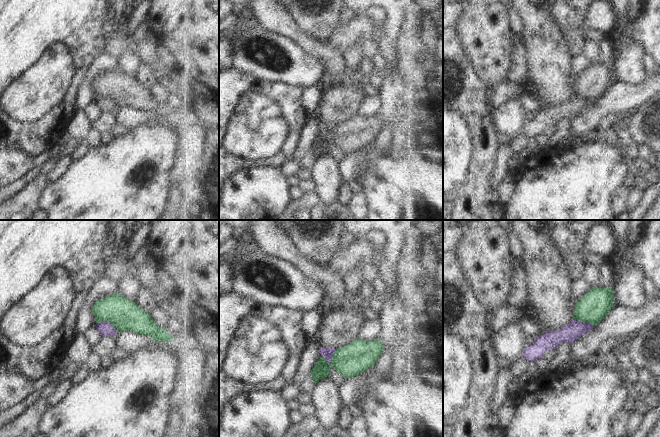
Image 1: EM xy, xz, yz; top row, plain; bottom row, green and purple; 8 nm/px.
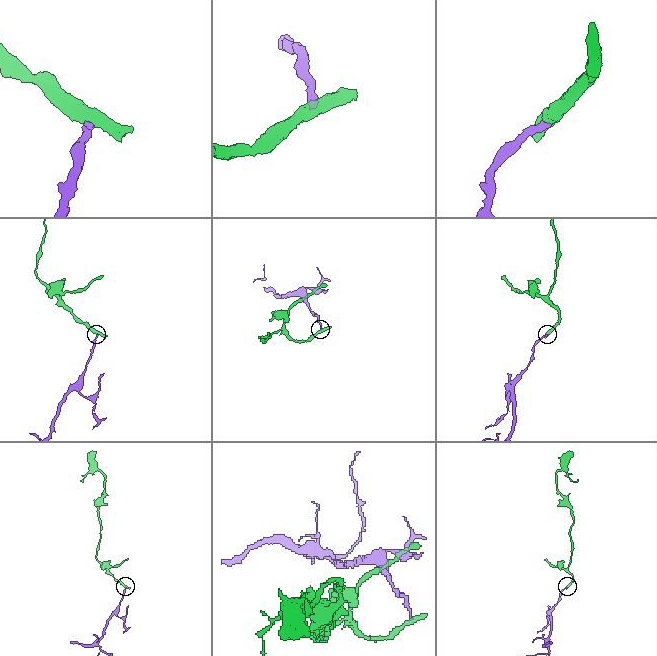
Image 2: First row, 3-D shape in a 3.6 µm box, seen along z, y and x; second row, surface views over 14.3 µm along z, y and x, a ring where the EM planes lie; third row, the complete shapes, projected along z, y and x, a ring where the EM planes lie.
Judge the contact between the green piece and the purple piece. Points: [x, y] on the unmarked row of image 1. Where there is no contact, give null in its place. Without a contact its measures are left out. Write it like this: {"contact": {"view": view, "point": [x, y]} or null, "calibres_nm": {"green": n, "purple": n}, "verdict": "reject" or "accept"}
{"contact": {"view": "xz", "point": [332, 133]}, "calibres_nm": {"green": 260, "purple": 80}, "verdict": "reject"}

